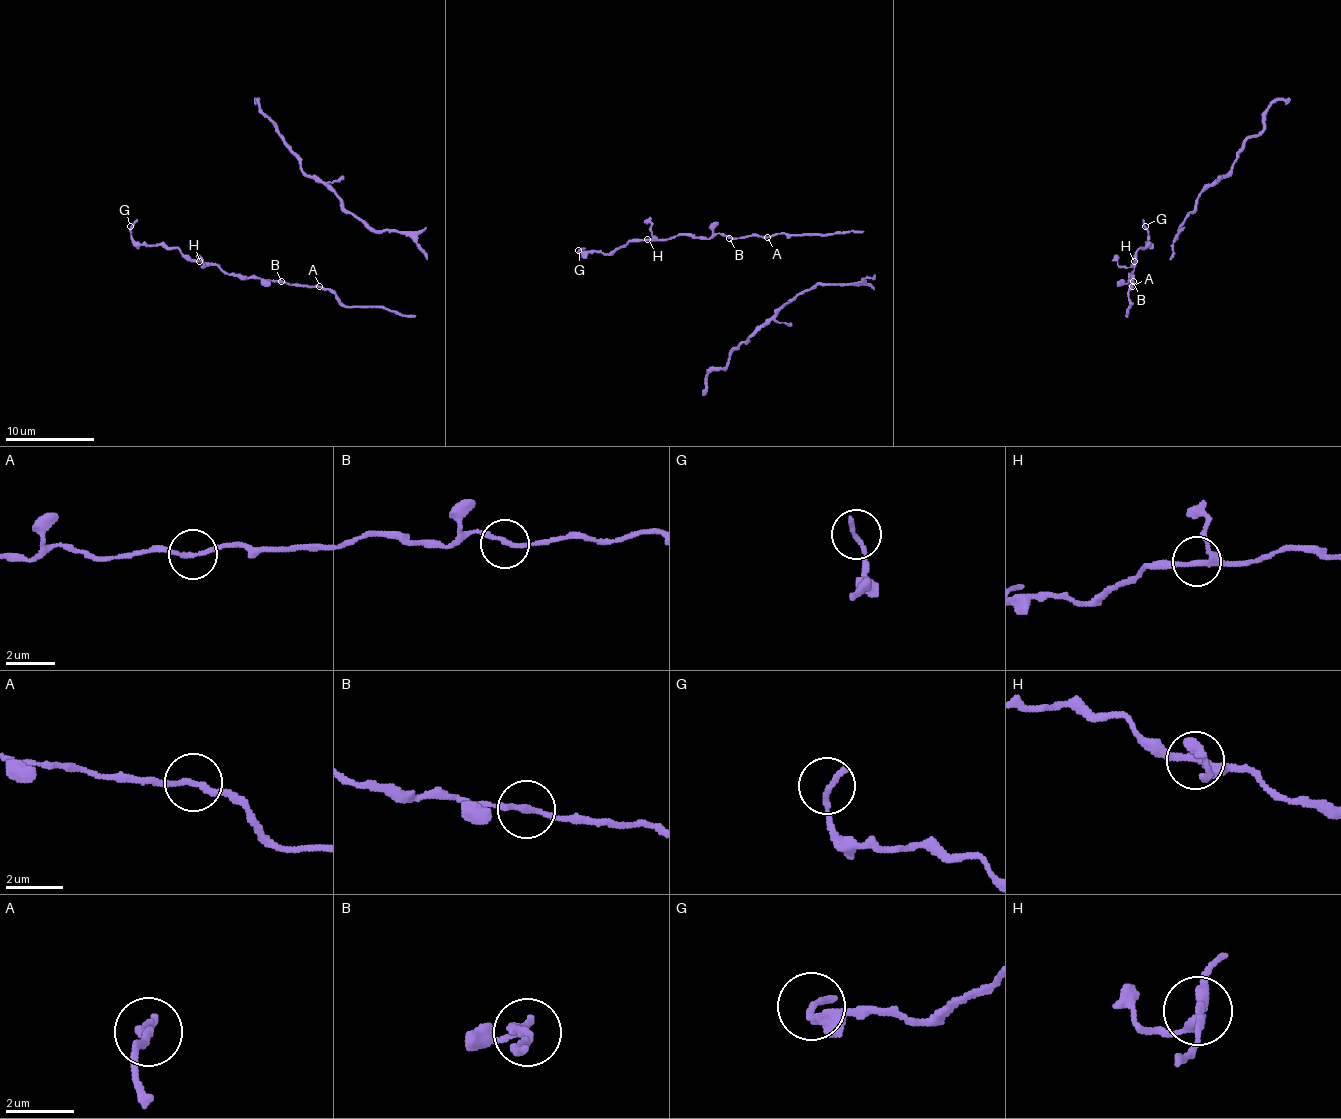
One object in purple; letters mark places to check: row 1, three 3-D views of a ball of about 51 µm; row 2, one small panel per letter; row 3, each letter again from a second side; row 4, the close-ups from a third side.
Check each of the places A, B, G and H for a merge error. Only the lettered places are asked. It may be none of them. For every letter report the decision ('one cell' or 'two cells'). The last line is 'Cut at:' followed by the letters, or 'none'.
A: one cell
B: one cell
G: one cell
H: one cell
Cut at: none

